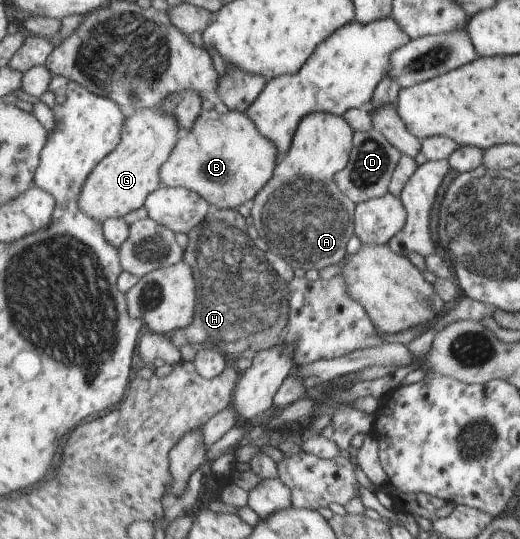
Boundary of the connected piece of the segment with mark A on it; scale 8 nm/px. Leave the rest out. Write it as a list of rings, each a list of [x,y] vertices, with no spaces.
[[[316,113],[302,119],[290,150],[278,158],[271,180],[253,200],[250,222],[255,236],[266,241],[268,251],[277,251],[300,271],[307,272],[344,263],[344,259],[348,259],[348,247],[352,247],[352,239],[356,239],[356,205],[348,200],[334,181],[334,175],[348,165],[353,133],[354,129],[342,116]]]

